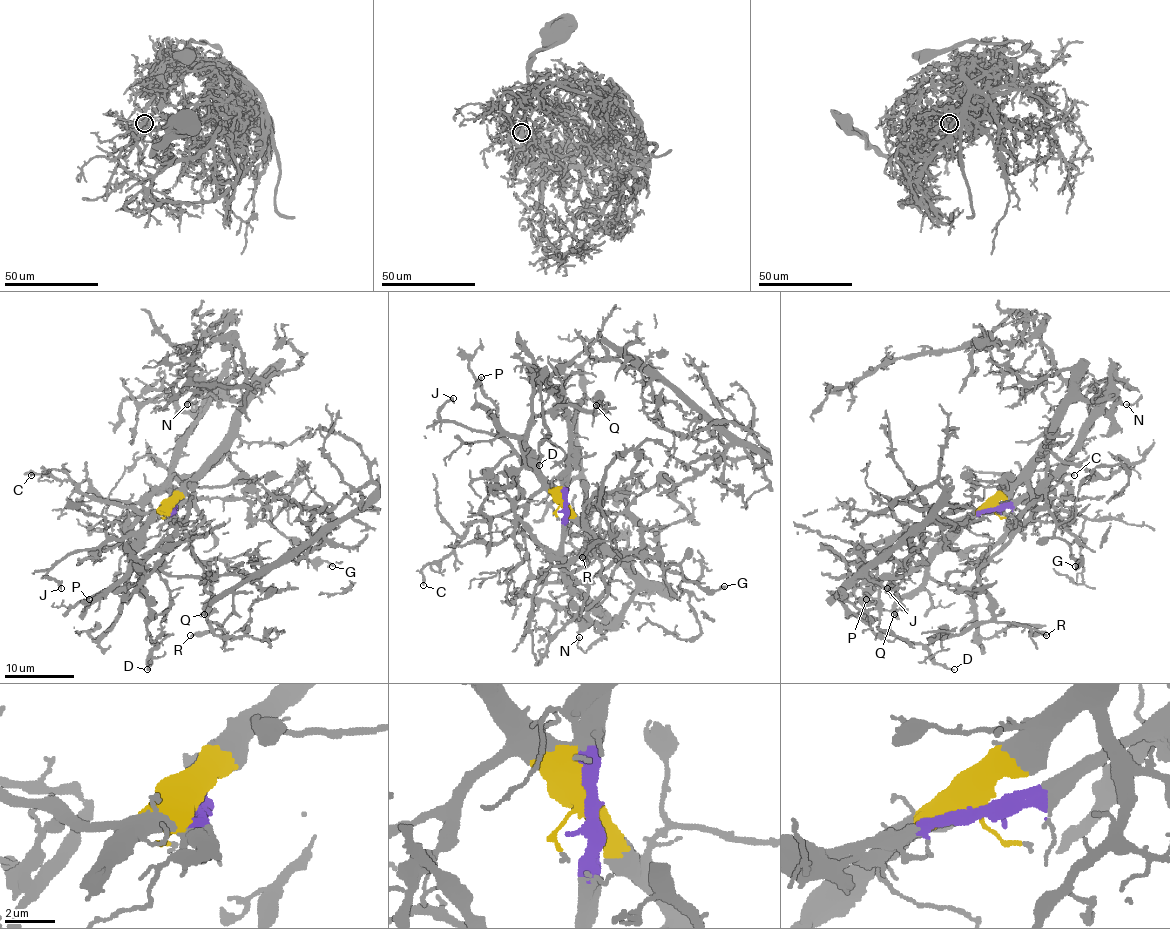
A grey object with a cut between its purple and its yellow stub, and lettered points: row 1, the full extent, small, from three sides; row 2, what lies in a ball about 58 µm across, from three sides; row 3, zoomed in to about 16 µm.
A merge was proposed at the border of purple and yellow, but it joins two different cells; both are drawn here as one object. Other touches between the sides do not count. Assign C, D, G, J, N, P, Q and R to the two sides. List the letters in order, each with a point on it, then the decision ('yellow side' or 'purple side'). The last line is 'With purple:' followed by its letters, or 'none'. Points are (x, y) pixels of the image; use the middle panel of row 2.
C: place (423, 585); yellow side
D: place (539, 465); yellow side
G: place (724, 586); yellow side
J: place (453, 398); yellow side
N: place (579, 637); purple side
P: place (481, 377); yellow side
Q: place (596, 405); yellow side
R: place (582, 557); yellow side
With purple: N

